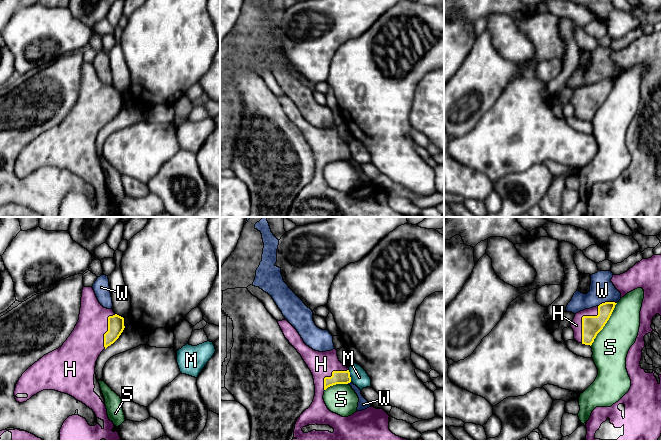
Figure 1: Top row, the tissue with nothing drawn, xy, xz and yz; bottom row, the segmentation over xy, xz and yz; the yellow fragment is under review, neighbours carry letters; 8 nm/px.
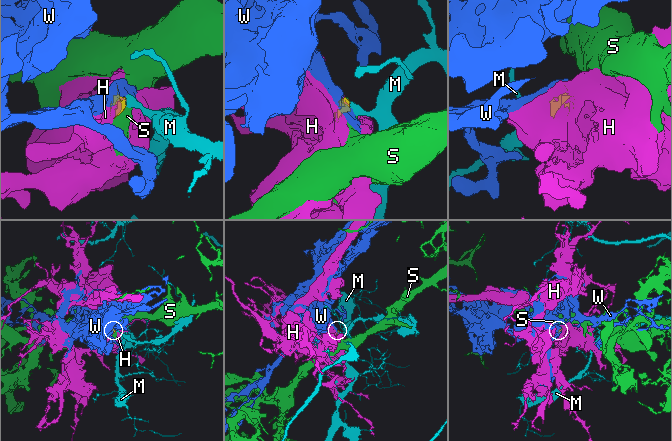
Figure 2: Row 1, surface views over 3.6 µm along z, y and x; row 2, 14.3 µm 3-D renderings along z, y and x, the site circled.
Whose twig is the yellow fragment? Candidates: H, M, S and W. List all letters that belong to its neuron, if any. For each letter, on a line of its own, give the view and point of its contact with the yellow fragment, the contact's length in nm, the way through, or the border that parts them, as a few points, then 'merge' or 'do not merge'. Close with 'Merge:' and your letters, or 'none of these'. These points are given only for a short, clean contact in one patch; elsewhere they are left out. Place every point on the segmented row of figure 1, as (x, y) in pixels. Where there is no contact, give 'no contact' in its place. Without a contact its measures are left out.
H: yz (582, 318) | 320 nm | merge
M: xz (349, 376) | 100 nm | along xz (348, 370), (351, 381) | do not merge
S: yz (605, 323) | 400 nm | do not merge
W: yz (607, 302) | 160 nm | along yz (616, 302), (602, 302), (598, 306) | do not merge
Merge: H

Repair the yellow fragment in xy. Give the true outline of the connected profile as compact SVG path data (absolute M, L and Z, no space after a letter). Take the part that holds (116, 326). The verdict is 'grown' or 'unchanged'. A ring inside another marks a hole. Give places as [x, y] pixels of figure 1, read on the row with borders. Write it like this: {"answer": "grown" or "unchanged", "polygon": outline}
{"answer": "grown", "polygon": "M83 287L79 320L74 330L61 347L44 355L22 374L14 391L16 401L26 402L43 390L68 394L93 410L97 424L90 426L86 419L79 415L69 416L60 429L60 441L119 441L121 438L117 430L112 431L114 424L107 415L95 366L101 352L119 338L124 328L124 318L115 314L112 309L104 308L92 287Z"}

